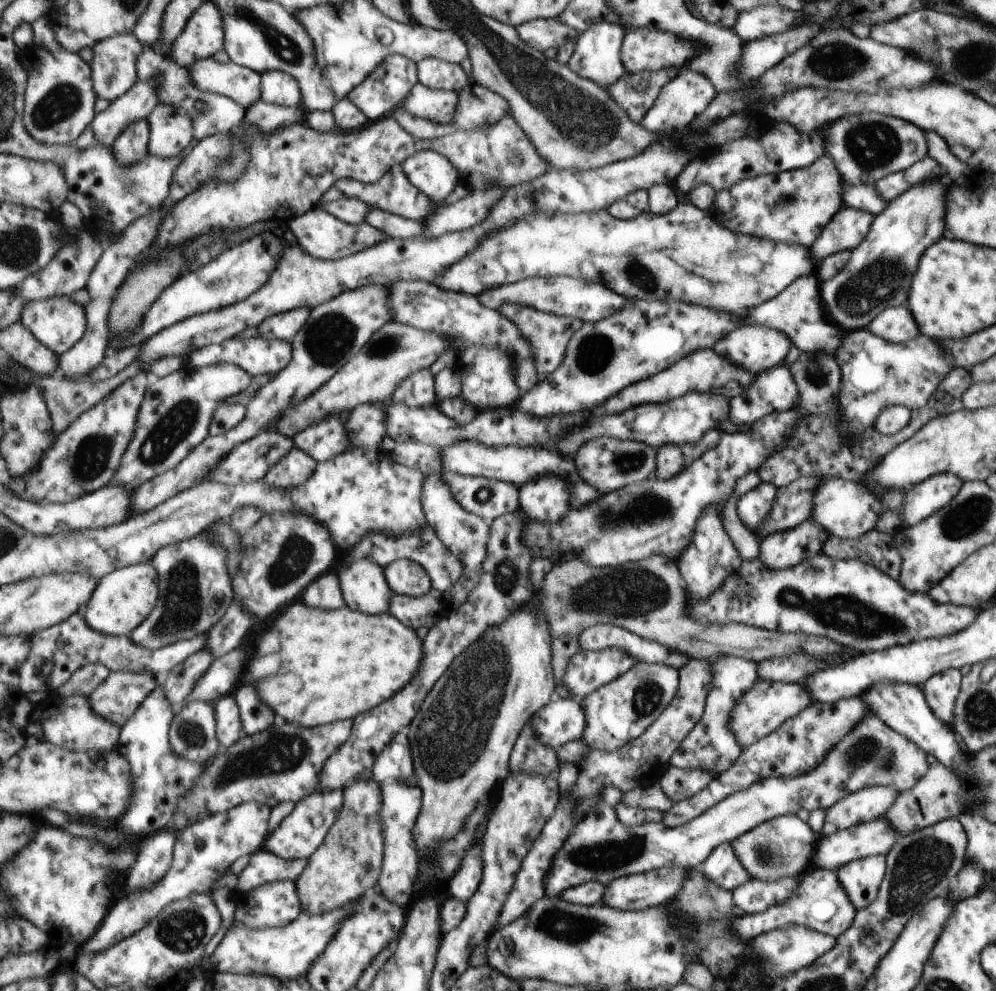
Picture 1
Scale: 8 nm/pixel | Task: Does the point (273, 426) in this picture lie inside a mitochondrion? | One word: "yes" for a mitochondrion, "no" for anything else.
no

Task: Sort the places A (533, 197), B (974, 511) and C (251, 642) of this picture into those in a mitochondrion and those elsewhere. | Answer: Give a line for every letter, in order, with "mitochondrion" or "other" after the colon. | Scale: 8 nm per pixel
A: other
B: mitochondrion
C: other

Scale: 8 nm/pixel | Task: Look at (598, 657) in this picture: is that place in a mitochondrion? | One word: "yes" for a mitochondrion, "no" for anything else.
no

